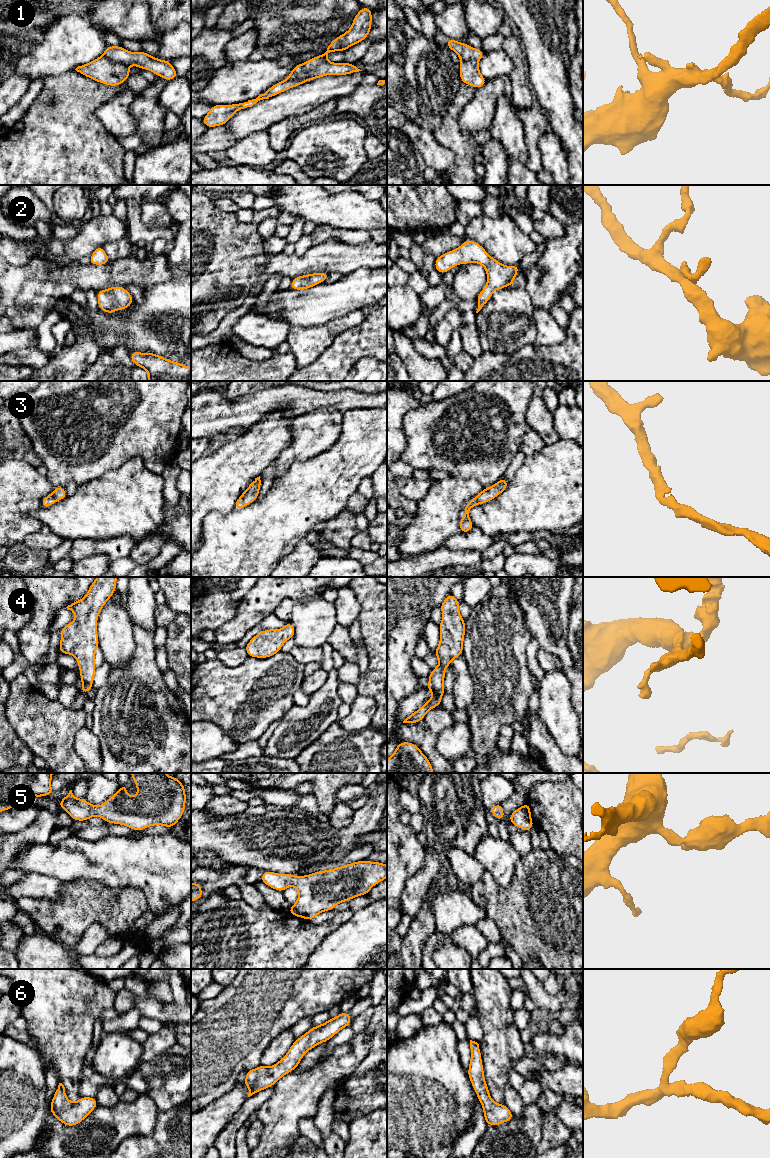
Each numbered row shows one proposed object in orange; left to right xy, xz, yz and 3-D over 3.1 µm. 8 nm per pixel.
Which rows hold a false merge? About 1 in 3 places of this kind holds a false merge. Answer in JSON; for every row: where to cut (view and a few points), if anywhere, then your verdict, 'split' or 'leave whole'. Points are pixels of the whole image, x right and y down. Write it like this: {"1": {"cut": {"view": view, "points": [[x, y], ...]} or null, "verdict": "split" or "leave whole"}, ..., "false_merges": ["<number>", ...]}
{"1": {"cut": {"view": "xz", "points": [[303, 65], [304, 76], [286, 80]]}, "verdict": "split"}, "2": {"cut": null, "verdict": "leave whole"}, "3": {"cut": null, "verdict": "leave whole"}, "4": {"cut": null, "verdict": "leave whole"}, "5": {"cut": null, "verdict": "leave whole"}, "6": {"cut": null, "verdict": "leave whole"}, "false_merges": ["1"]}

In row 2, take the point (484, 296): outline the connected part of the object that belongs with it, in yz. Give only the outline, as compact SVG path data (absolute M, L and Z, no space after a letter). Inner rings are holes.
M467 239L458 248L448 251L435 259L435 269L439 273L446 273L458 264L478 263L483 265L487 273L487 284L476 297L478 313L492 297L492 292L514 284L519 271L519 264L505 266L491 257L477 242Z

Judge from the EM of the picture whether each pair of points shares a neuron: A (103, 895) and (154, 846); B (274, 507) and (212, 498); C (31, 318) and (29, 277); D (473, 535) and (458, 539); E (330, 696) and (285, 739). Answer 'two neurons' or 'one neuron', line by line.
A: two neurons
B: two neurons
C: one neuron
D: one neuron
E: one neuron

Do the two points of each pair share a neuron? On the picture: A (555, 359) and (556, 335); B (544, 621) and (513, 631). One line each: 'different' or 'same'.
A: different
B: different

